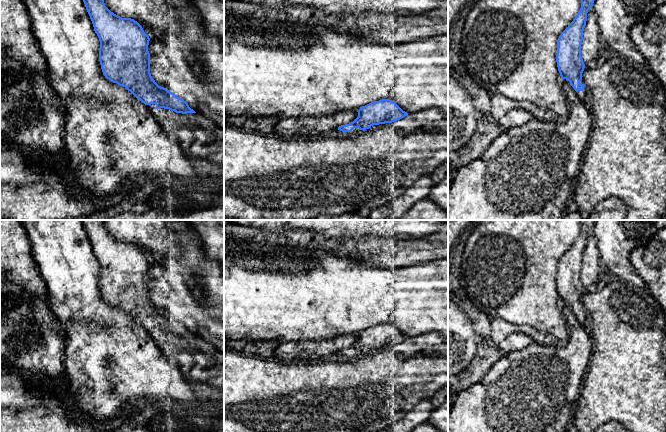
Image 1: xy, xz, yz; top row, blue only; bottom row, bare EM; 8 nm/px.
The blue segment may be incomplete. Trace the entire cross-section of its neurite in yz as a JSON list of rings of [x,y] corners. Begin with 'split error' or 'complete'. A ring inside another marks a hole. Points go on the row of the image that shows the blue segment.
split error; [[[581,0],[578,14],[557,40],[556,62],[561,79],[570,82],[577,92],[578,99],[584,105],[589,103],[591,93],[582,80],[585,64],[581,57],[581,44],[587,13],[592,8],[593,3],[594,0]]]

